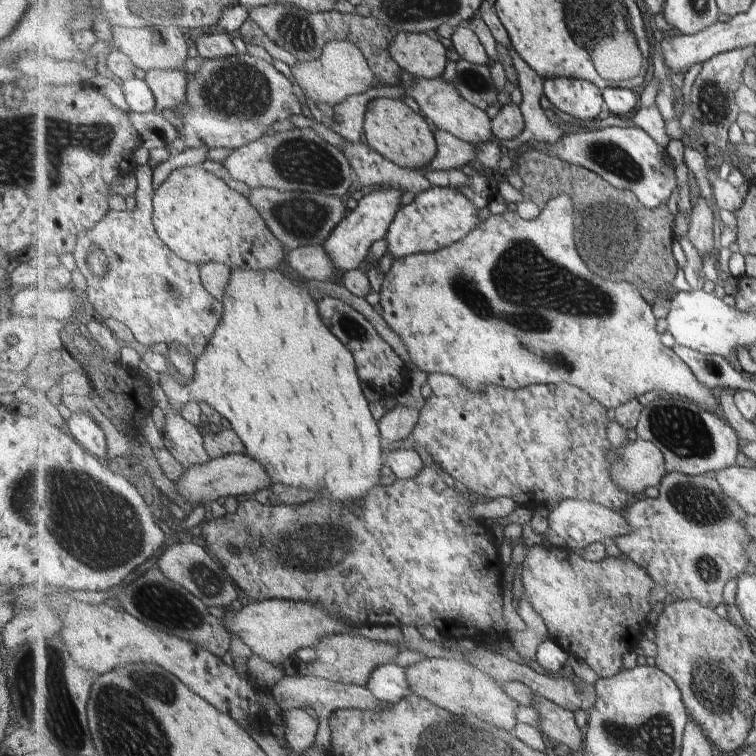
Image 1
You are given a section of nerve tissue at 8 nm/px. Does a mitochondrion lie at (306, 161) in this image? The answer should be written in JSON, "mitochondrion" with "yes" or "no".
{"mitochondrion":"yes"}

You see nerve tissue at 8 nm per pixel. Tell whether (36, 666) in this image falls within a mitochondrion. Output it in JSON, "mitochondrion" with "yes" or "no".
{"mitochondrion":"yes"}

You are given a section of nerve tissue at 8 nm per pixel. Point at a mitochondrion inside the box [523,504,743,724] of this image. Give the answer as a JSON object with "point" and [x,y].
{"point":[713,686]}

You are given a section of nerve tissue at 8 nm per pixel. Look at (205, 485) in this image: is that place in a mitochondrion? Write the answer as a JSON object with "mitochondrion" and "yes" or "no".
{"mitochondrion":"no"}

